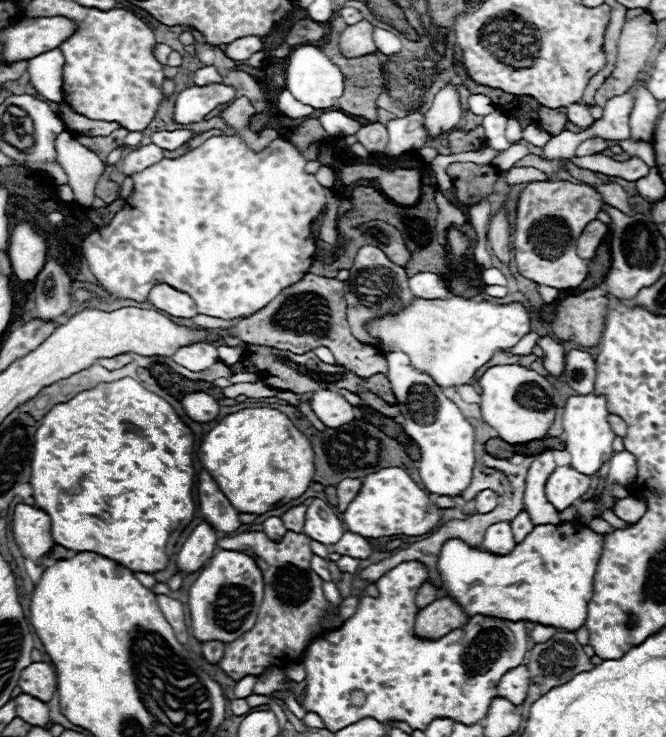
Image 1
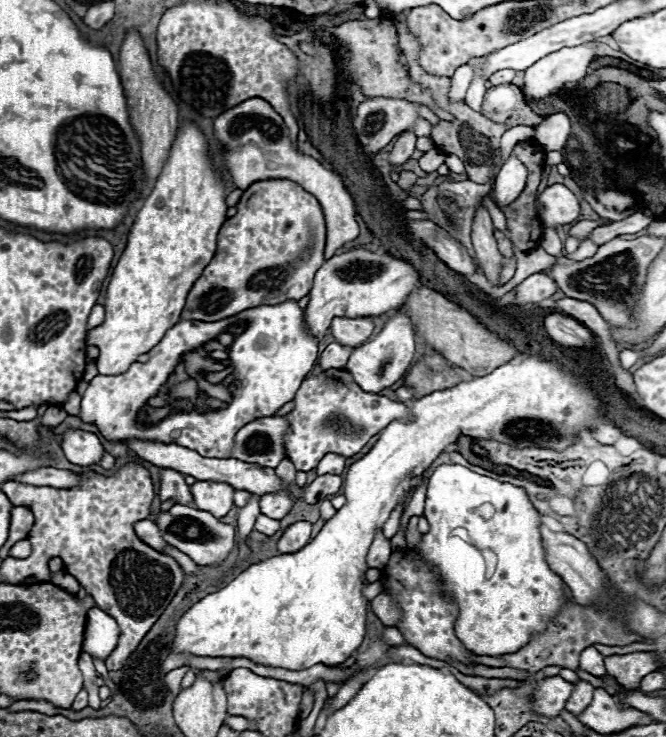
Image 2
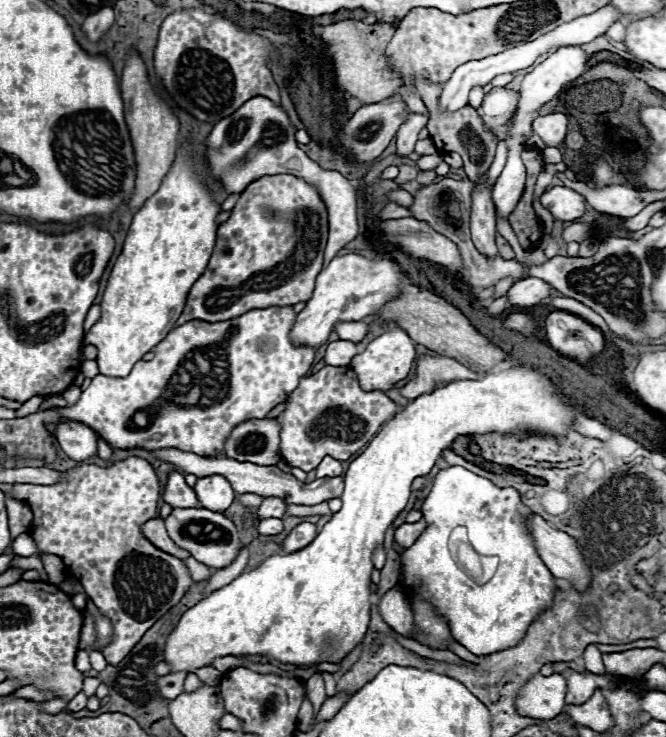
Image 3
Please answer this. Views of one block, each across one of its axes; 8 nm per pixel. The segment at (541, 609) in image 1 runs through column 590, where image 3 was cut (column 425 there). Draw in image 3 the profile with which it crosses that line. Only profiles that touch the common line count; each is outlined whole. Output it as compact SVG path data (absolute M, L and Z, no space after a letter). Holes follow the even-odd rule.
M448 466L434 476L432 488L422 504L422 514L428 526L420 534L420 538L402 554L402 584L412 586L422 598L430 600L438 608L438 612L448 620L454 640L468 648L472 654L486 656L498 650L506 650L506 646L516 646L522 640L522 634L526 634L526 626L530 626L530 622L534 622L534 618L538 618L542 610L550 610L550 602L554 602L556 590L554 576L540 560L538 550L534 546L534 538L528 528L528 516L532 512L526 510L526 506L522 504L520 492L516 488L500 488L492 480L482 478L462 466ZM456 526L468 528L470 546L478 554L500 556L500 566L494 578L490 578L486 584L476 584L452 558L448 550L448 538Z

